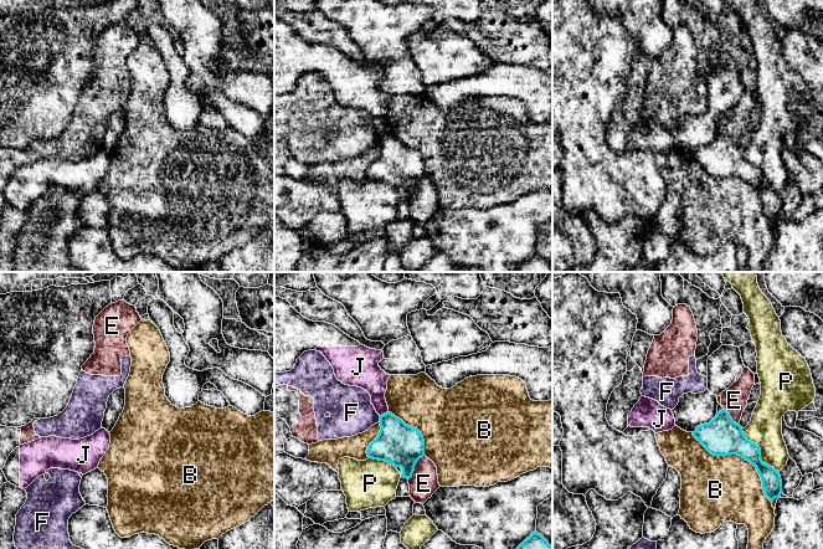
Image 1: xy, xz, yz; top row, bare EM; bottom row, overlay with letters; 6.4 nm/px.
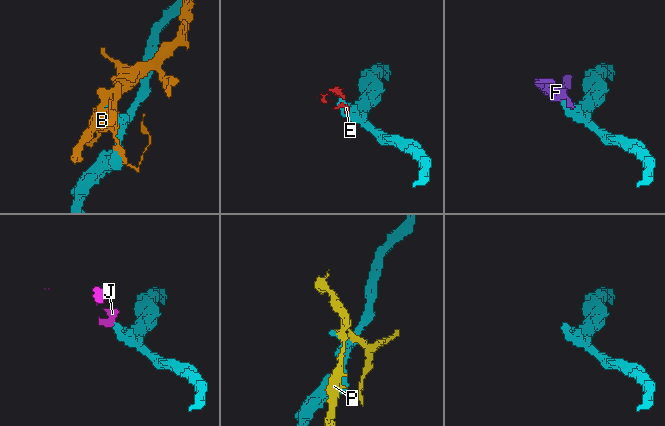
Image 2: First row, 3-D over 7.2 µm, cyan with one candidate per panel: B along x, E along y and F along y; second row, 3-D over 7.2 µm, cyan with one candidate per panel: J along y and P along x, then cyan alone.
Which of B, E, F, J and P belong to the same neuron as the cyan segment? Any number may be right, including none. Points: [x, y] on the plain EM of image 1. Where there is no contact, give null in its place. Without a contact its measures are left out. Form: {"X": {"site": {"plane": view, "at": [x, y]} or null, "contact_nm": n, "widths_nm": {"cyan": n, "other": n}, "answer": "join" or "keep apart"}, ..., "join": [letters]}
{"B": {"site": {"plane": "yz", "at": [740, 178]}, "contact_nm": 700, "widths_nm": {"cyan": 240, "other": 420}, "answer": "keep apart"}, "E": {"site": {"plane": "xz", "at": [413, 189]}, "contact_nm": 190, "widths_nm": {"cyan": 280, "other": 180}, "answer": "keep apart"}, "F": {"site": {"plane": "xz", "at": [380, 140]}, "contact_nm": 40, "widths_nm": {"cyan": 280, "other": 280}, "answer": "keep apart"}, "J": {"site": {"plane": "xz", "at": [384, 136]}, "contact_nm": 70, "widths_nm": {"cyan": 280, "other": 170}, "answer": "keep apart"}, "P": {"site": {"plane": "yz", "at": [760, 174]}, "contact_nm": 380, "widths_nm": {"cyan": 220, "other": 220}, "answer": "keep apart"}, "join": []}

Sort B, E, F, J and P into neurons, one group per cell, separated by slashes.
B / E F / J / P

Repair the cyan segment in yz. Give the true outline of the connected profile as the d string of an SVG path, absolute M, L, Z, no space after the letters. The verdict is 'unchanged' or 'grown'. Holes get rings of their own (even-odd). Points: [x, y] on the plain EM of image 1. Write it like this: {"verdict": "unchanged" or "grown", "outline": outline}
{"verdict": "unchanged", "outline": "M722 130L709 144L696 149L693 158L714 178L737 176L753 186L761 199L765 217L773 224L782 215L782 201L773 189L761 181L761 170L749 163L742 149Z"}

